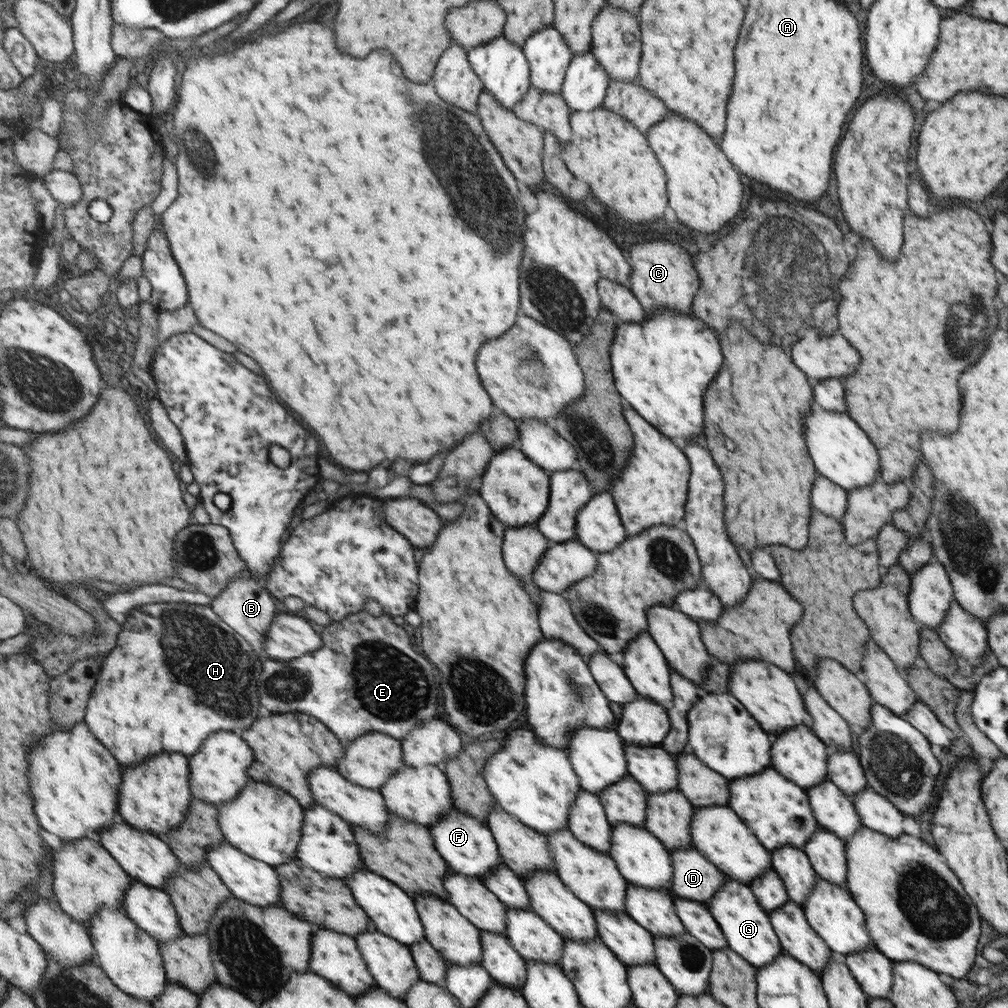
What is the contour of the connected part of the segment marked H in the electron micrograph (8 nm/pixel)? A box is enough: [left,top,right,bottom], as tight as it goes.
[84,604,264,766]

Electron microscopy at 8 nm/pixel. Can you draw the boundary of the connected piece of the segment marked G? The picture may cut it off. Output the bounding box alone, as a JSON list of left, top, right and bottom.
[706,879,783,969]

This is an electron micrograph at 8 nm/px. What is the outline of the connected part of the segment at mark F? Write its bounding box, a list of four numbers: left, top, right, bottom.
[430,809,503,882]

